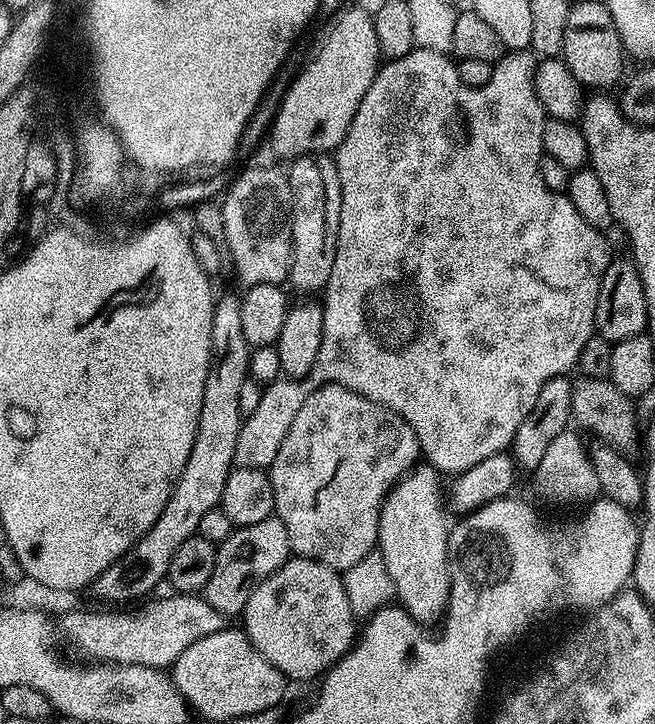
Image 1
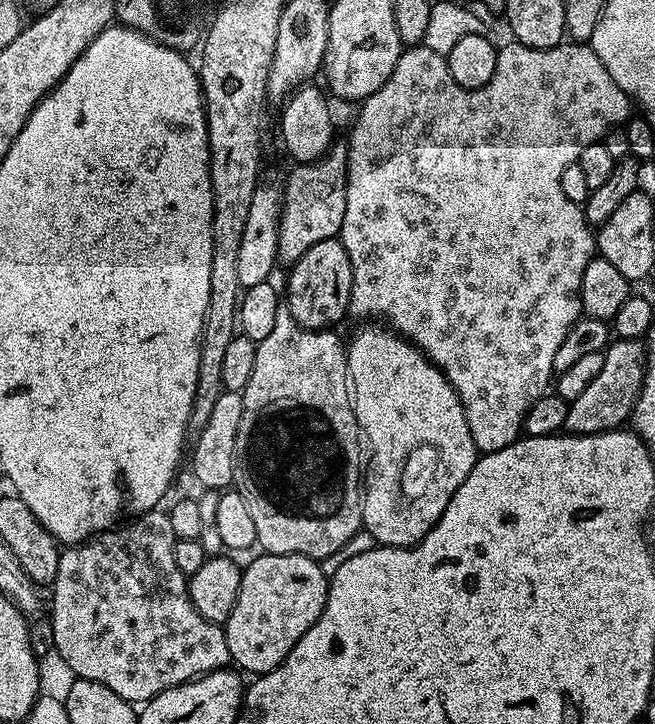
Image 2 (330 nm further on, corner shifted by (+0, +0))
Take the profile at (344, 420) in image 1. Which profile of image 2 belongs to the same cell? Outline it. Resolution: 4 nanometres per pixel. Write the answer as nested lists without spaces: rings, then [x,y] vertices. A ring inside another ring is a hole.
[[[282,306],[278,310],[278,318],[274,322],[274,330],[270,330],[270,335],[258,341],[256,353],[254,354],[254,370],[250,374],[250,382],[246,382],[242,393],[244,405],[242,406],[242,422],[238,426],[238,442],[234,446],[234,478],[232,484],[235,491],[242,494],[242,498],[246,498],[246,506],[250,506],[250,515],[254,517],[254,530],[256,531],[256,544],[259,545],[265,553],[268,554],[302,554],[308,556],[312,560],[322,561],[330,554],[334,554],[334,550],[342,550],[342,546],[346,546],[346,542],[350,542],[350,538],[354,538],[354,534],[361,531],[364,522],[364,498],[362,495],[362,468],[360,472],[360,444],[362,448],[362,433],[360,423],[356,421],[356,410],[352,406],[352,392],[350,391],[350,381],[348,378],[348,353],[346,351],[345,341],[339,340],[332,330],[317,330],[314,328],[303,328],[301,324],[297,324],[296,319],[290,314],[287,306]],[[308,412],[312,412],[312,416],[316,420],[320,420],[320,425],[316,428],[316,436],[320,440],[325,440],[328,444],[336,444],[336,448],[340,451],[340,456],[344,461],[337,466],[336,472],[346,479],[341,484],[333,486],[329,492],[324,492],[324,468],[320,464],[308,464]],[[297,480],[300,484],[305,484],[308,489],[300,492],[296,496]],[[296,508],[300,512],[304,512],[307,508],[317,508],[320,512],[325,512],[328,516],[299,516]]]

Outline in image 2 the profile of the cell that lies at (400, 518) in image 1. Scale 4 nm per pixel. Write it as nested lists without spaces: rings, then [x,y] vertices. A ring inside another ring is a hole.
[[[364,326],[361,328],[364,329],[352,341],[350,339],[347,341],[346,351],[348,353],[348,378],[354,389],[352,406],[356,410],[356,421],[360,423],[361,433],[366,437],[367,447],[368,444],[372,447],[372,469],[369,472],[367,469],[366,483],[362,488],[364,498],[363,527],[370,534],[374,534],[377,545],[389,548],[406,548],[409,544],[417,544],[442,518],[450,498],[454,498],[458,486],[462,486],[462,482],[466,482],[470,470],[476,465],[478,459],[476,443],[470,434],[470,426],[466,422],[466,410],[462,406],[459,394],[456,393],[449,380],[428,361],[428,357],[416,345],[393,331],[391,327]]]

